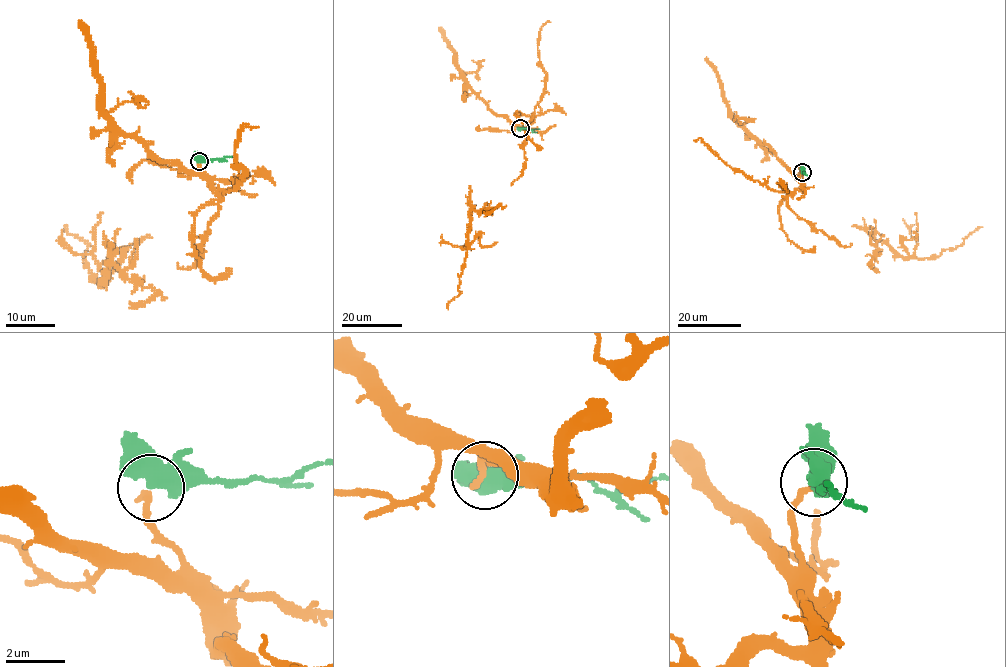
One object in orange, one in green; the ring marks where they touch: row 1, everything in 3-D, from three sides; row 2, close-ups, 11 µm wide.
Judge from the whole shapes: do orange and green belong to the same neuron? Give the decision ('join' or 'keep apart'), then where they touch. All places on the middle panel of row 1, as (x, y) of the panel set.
join | (520, 128)

